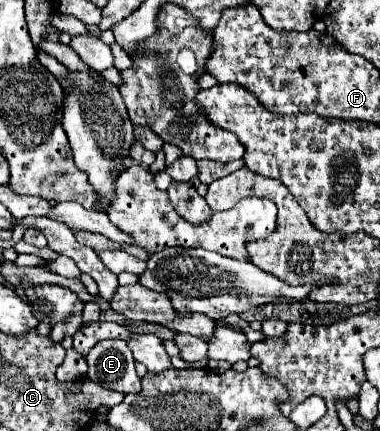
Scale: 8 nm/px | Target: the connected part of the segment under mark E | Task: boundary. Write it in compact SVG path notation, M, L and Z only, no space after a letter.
M101 340L85 356L89 380L123 394L141 392L141 378L125 340Z

